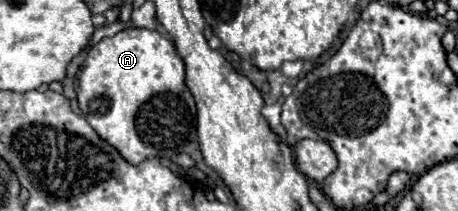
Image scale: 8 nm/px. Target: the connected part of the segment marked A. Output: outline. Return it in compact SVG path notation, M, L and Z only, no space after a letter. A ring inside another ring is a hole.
M122 29L114 37L104 37L94 45L80 69L78 105L92 129L132 165L148 157L170 159L196 137L196 105L184 83L184 61L178 57L174 43L158 31Z

